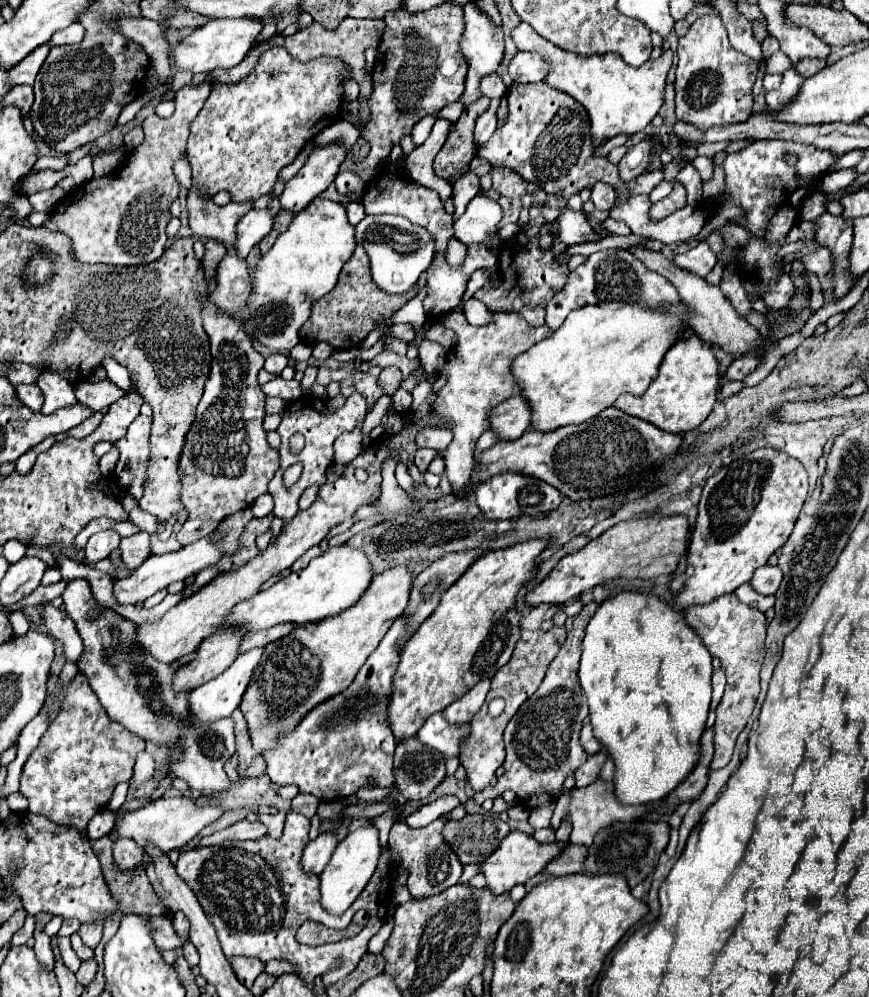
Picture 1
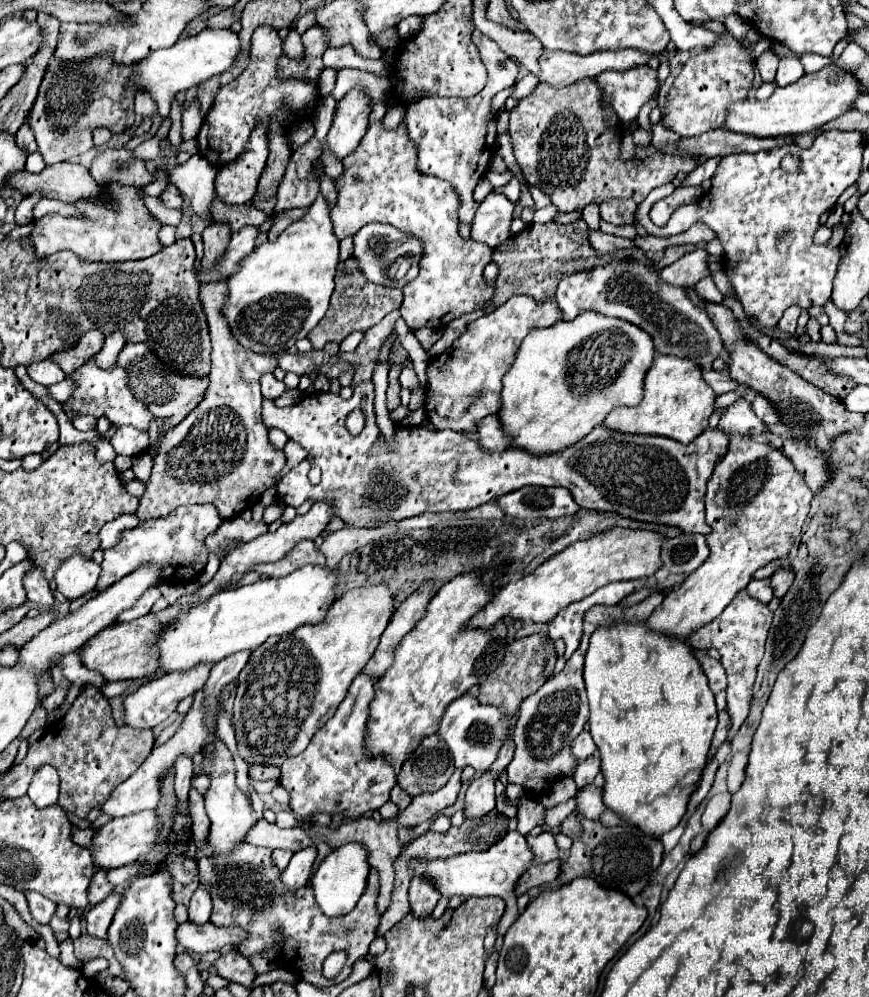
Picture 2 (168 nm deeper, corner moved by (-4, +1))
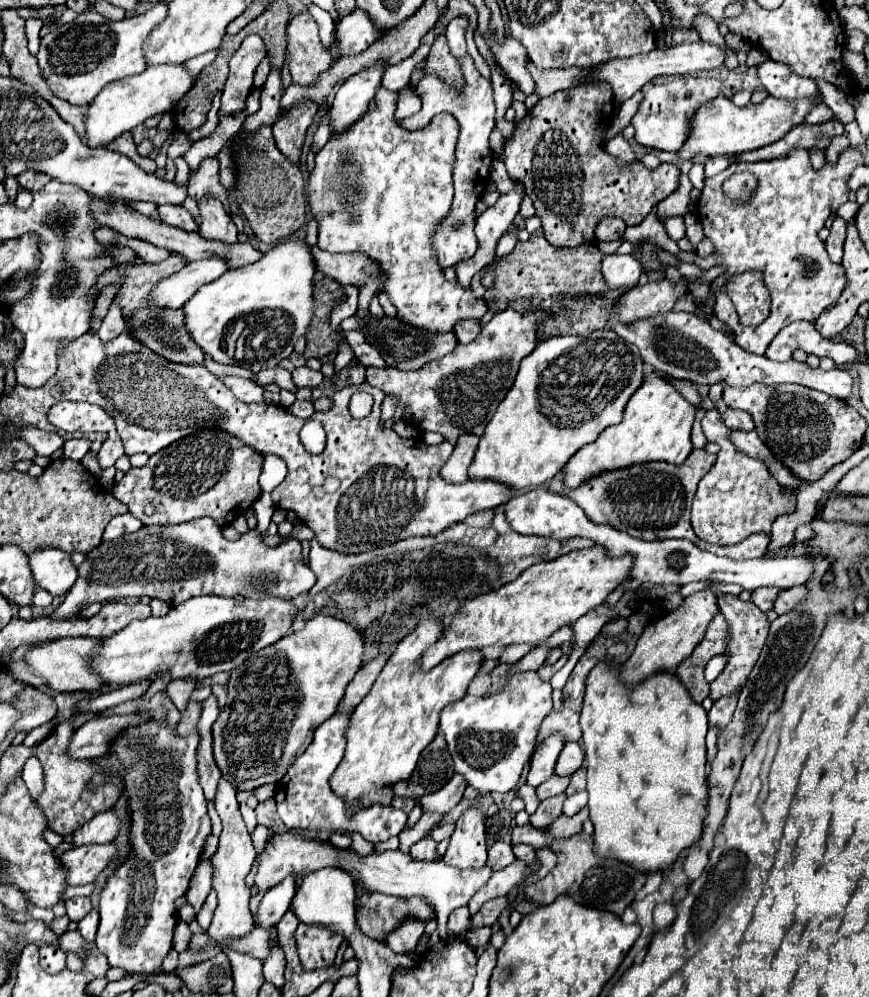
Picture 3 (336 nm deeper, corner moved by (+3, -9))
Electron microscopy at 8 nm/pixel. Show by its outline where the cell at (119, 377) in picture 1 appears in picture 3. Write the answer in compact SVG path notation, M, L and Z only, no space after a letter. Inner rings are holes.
M112 304L106 318L102 320L102 326L98 330L98 338L102 342L110 342L114 336L122 334L124 330L126 330L126 324L124 324L124 318L120 314L120 308L116 304Z

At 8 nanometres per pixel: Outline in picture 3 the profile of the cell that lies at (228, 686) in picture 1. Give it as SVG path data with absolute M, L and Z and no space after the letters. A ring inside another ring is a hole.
M104 810L74 832L74 844L82 846L82 844L112 842L118 836L120 826L122 818L114 810Z

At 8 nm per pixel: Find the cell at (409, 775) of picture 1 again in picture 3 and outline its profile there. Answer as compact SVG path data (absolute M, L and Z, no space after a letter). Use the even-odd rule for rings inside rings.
M442 732L432 740L432 744L420 754L418 766L408 780L394 784L394 794L404 798L420 798L424 794L432 794L446 786L452 778L454 766L450 762L450 754L446 750L446 742Z

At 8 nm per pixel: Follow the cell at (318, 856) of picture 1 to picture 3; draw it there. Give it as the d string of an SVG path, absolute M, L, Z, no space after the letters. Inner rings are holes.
M290 874L288 878L284 878L280 884L272 886L266 892L266 896L262 898L262 902L258 906L256 922L264 928L276 926L280 922L280 918L284 916L284 912L290 908L294 894L296 894L296 878L294 878L294 874Z

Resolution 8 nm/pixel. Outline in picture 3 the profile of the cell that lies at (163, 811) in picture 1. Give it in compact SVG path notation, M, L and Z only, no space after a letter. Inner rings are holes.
M114 842L108 844L86 844L72 848L64 852L60 858L70 866L68 884L90 884L96 880L96 876L112 862L112 858L118 854L118 846Z

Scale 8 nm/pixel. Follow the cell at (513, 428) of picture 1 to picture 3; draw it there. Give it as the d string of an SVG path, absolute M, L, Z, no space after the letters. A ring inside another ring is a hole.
M602 328L590 332L588 336L552 336L542 340L534 352L520 362L514 386L508 390L490 424L486 426L480 446L476 434L462 434L452 456L442 466L442 478L448 482L466 482L470 468L470 478L492 478L518 490L538 488L556 476L580 446L594 442L594 438L598 438L606 426L622 422L626 402L638 390L642 380L644 362L638 354L638 348L622 340L612 330Z

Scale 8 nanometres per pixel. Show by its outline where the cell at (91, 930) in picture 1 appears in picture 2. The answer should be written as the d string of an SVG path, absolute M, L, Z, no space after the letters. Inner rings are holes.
M113 892L103 902L95 904L87 912L87 934L95 936L95 938L107 938L107 928L113 920L113 914L115 914L119 902L121 902L121 896L117 896Z

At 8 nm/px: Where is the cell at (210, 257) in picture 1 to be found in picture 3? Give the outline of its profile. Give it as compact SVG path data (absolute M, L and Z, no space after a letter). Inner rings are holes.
M206 158L200 164L200 170L196 170L196 174L190 178L190 198L200 202L204 196L216 197L230 213L226 190L218 182L218 160L216 158Z

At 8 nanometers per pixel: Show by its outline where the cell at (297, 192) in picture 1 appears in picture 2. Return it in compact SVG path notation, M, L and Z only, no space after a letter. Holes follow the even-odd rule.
M351 88L339 102L333 114L333 126L327 134L329 150L343 158L351 154L369 126L369 100L371 96L363 88Z

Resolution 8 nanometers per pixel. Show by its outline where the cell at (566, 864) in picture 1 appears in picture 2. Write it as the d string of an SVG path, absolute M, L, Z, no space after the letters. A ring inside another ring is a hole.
M553 860L553 862L547 862L547 864L539 864L539 866L531 866L517 880L517 884L515 884L515 896L521 896L521 894L525 894L527 890L531 890L535 886L553 882L559 876L559 870L561 870L559 866L561 866L559 860Z

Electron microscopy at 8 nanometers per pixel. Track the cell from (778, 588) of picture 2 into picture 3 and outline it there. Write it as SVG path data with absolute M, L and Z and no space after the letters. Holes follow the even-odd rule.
M794 586L790 590L782 590L778 594L778 598L774 600L774 612L776 614L786 614L788 610L792 610L806 594L806 586Z

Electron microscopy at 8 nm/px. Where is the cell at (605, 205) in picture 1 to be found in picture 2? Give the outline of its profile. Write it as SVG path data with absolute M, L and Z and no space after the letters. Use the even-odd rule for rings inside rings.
M605 200L601 206L601 218L609 224L623 226L623 224L633 224L633 212L637 210L637 204L633 200Z

